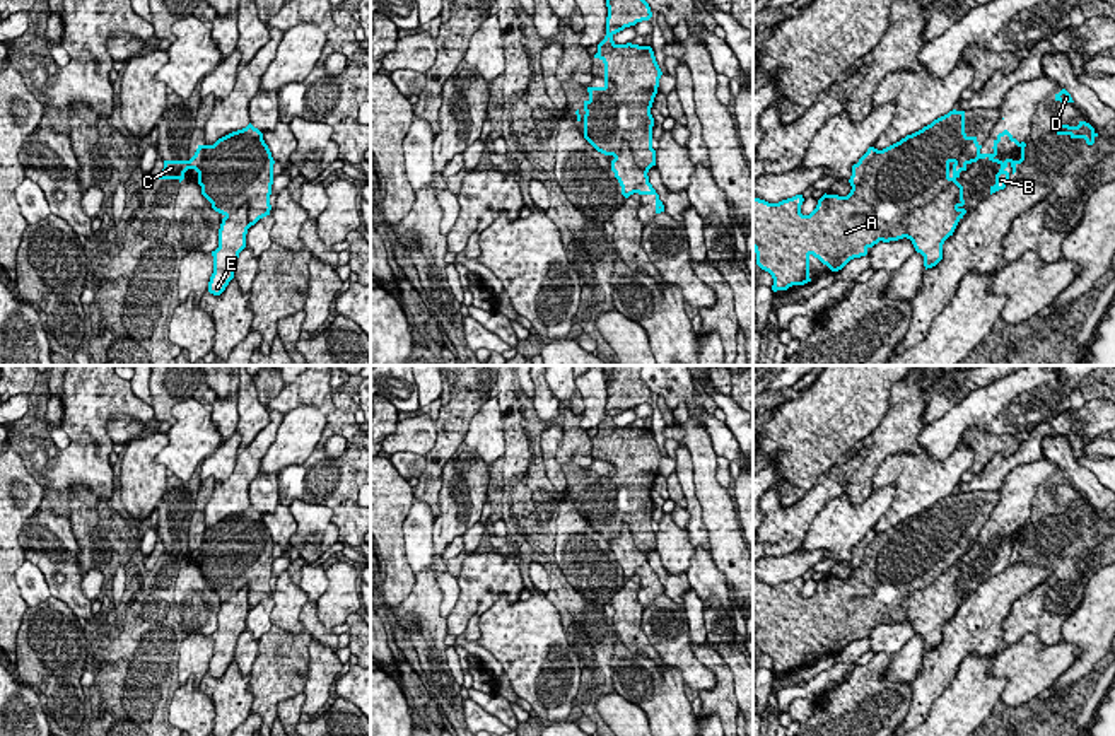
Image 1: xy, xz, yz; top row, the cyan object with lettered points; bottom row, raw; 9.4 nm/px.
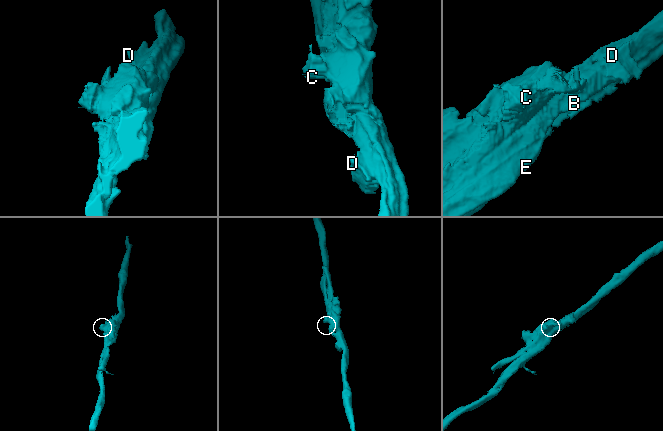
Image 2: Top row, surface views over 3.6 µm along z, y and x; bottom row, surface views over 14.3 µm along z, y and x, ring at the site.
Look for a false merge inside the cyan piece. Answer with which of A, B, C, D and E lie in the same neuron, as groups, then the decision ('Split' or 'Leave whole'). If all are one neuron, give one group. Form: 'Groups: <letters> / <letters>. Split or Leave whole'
Groups: A B C / D E. Split

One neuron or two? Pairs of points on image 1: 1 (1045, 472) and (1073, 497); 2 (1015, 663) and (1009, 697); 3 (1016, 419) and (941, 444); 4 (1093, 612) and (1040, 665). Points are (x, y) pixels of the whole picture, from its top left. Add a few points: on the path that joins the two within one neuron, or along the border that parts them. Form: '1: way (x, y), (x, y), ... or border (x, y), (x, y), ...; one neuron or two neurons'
1: border (1045, 490), (1057, 506); two neurons
2: way (1015, 671), (1015, 689); one neuron
3: way (998, 417), (967, 417), (958, 426); one neuron
4: border (1074, 642), (1079, 654), (1054, 682); two neurons

